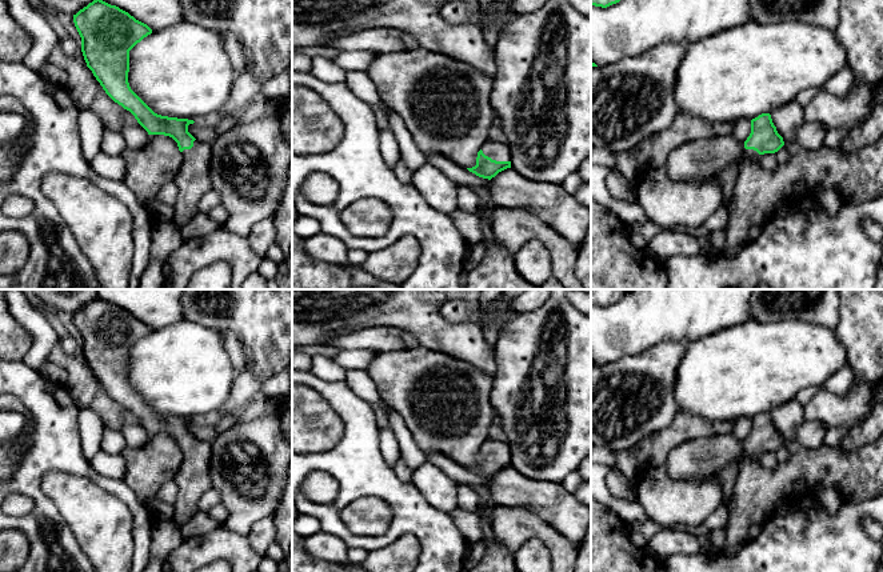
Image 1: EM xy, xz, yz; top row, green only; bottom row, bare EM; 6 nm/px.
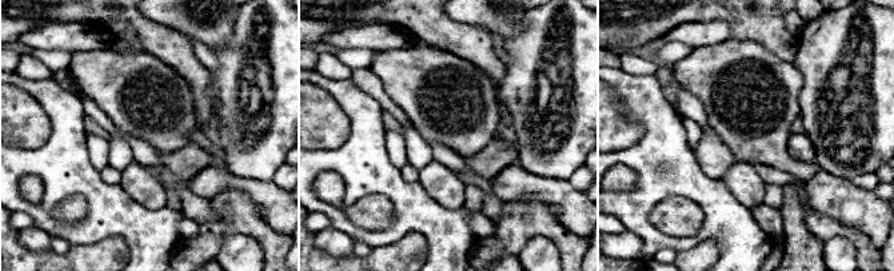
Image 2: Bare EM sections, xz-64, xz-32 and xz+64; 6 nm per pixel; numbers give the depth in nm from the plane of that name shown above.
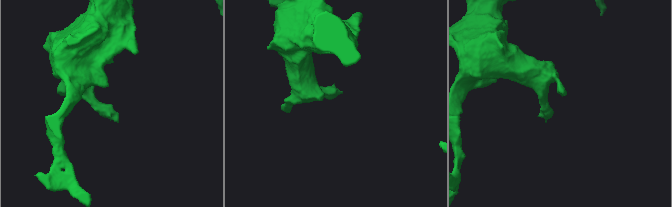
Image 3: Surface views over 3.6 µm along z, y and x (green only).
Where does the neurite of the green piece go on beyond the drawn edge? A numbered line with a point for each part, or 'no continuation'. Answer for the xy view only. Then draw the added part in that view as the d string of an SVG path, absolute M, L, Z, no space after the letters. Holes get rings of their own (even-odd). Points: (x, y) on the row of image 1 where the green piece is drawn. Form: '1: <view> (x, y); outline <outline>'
1: xy (192, 180); outline M195 140L193 147L181 153L184 160L173 180L179 193L173 205L172 224L177 231L195 217L200 199L212 189L209 181L211 144Z

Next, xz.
1: xz (496, 151); outline M487 140L482 147L486 156L496 161L511 161L511 153L506 144L494 140Z

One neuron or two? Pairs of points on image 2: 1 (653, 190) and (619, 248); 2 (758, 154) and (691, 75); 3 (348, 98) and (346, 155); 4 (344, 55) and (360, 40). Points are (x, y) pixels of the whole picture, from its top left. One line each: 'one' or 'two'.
1: two
2: one
3: one
4: two

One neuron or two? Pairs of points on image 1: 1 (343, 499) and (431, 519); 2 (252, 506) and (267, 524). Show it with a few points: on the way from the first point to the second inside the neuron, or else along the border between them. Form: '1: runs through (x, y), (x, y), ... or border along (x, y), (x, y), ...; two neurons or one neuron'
1: runs through (364, 487), (388, 487), (410, 507); one neuron
2: border along (272, 514), (259, 519), (246, 536); two neurons

